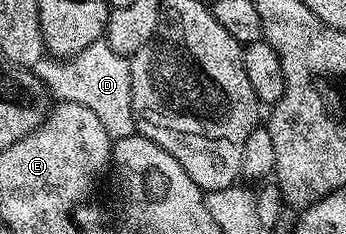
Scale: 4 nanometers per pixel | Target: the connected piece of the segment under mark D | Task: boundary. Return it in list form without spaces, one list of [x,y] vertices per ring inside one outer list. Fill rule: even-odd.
[[[101,38],[86,50],[67,58],[45,58],[32,65],[31,72],[48,87],[49,93],[60,102],[78,102],[100,119],[113,141],[136,132],[132,109],[132,65],[123,56],[110,50],[107,39]]]

